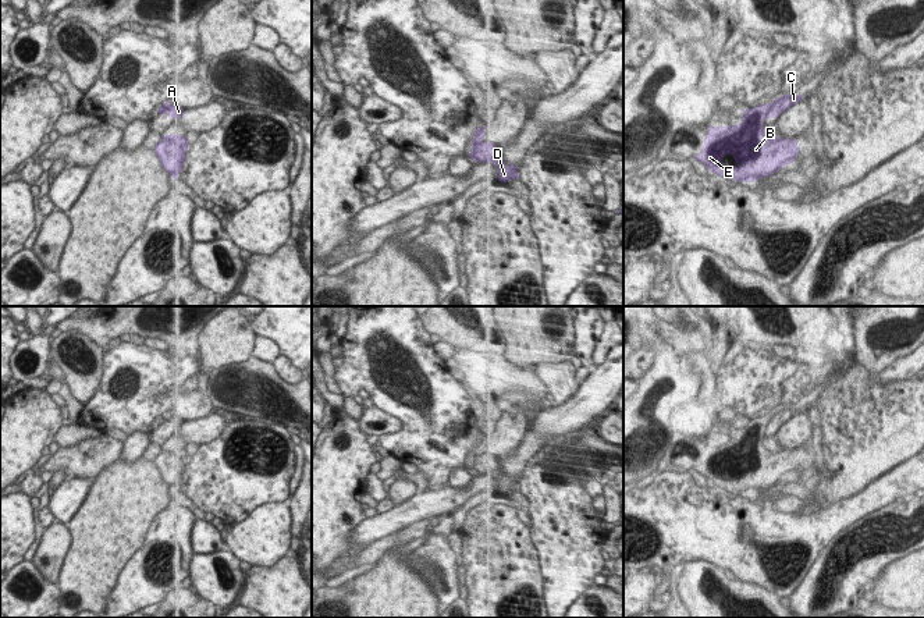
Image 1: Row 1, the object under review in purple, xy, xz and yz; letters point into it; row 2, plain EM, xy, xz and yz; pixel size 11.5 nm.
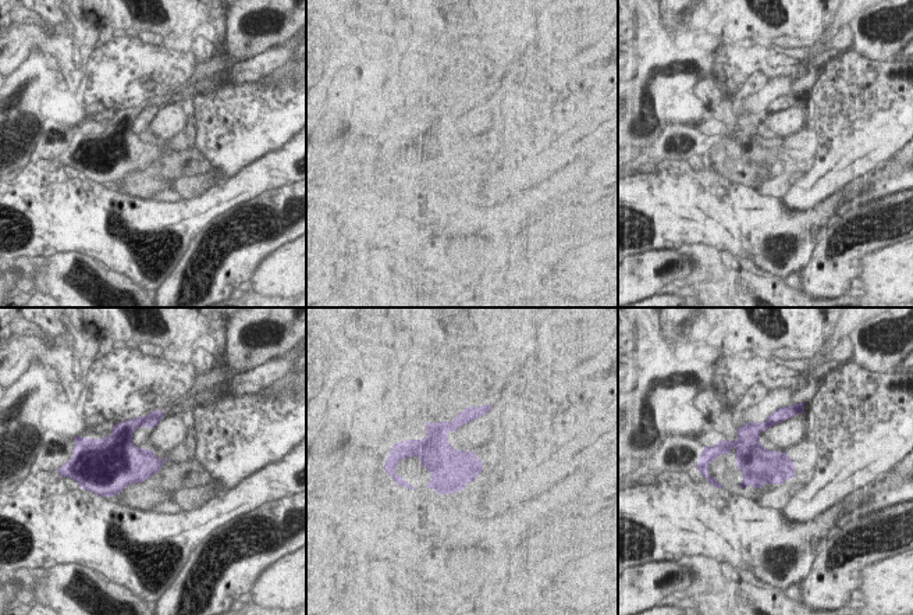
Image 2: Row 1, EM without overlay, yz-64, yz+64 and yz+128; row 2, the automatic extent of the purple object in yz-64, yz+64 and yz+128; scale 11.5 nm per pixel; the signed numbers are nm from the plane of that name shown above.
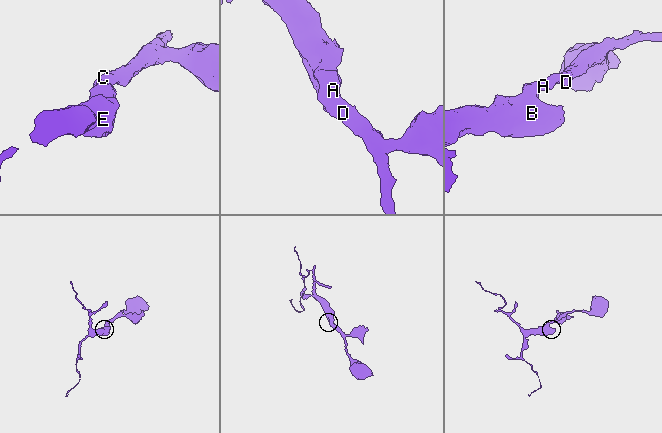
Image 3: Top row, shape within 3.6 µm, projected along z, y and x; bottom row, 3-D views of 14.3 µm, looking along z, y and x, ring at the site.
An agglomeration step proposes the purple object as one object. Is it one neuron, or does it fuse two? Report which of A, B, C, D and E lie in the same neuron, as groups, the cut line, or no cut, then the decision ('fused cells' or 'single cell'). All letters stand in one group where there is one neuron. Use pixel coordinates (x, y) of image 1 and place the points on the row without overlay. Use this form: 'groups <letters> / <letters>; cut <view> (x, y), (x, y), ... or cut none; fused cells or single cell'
groups A C D / B E; cut yz (771, 416), (766, 429); fused cells

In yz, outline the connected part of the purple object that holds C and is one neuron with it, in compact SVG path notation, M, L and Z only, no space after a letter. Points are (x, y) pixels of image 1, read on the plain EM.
M782 406L774 412L767 430L775 430L803 411L802 406Z

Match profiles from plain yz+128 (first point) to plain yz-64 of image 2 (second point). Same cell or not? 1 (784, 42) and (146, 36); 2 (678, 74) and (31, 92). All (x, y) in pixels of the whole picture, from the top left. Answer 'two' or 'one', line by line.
1: one
2: one

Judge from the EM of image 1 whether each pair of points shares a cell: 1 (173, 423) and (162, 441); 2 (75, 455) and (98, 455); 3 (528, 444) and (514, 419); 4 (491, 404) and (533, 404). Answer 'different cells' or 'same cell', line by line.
1: same cell
2: same cell
3: different cells
4: same cell

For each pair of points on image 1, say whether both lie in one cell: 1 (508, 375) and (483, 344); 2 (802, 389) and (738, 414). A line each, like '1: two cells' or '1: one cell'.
1: two cells
2: one cell

